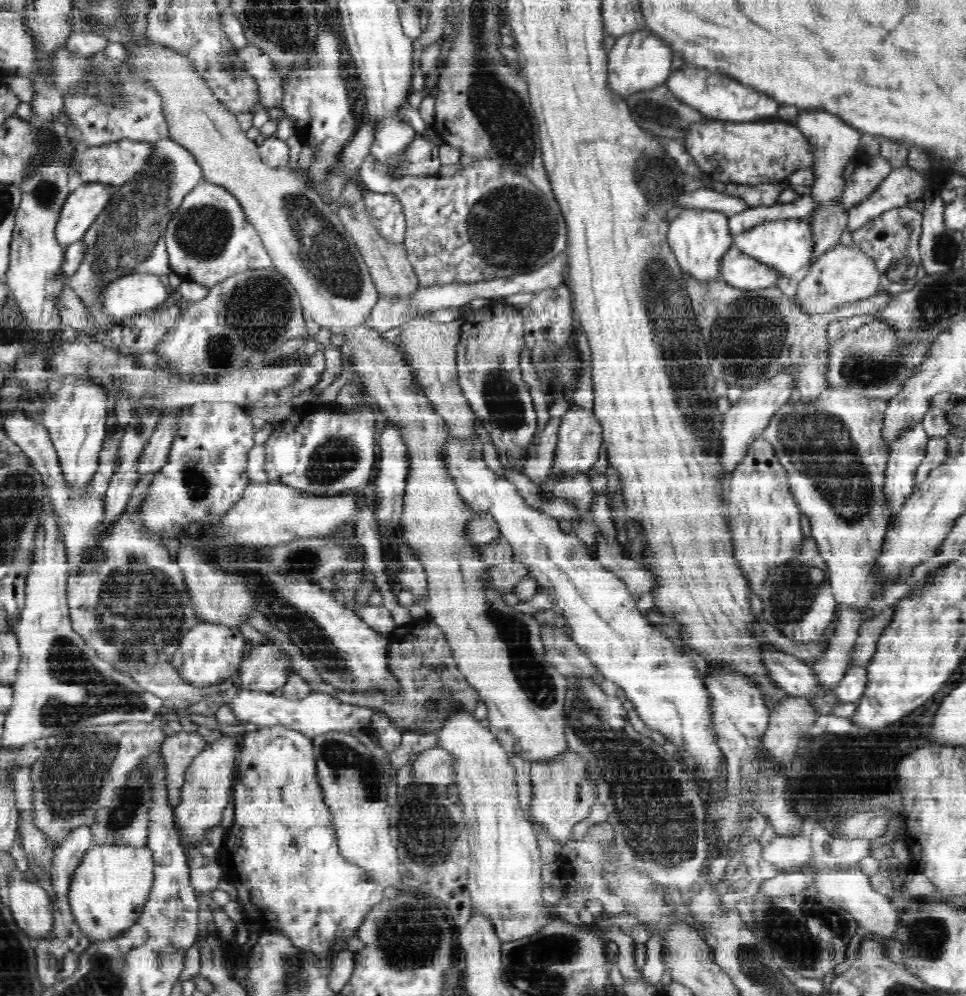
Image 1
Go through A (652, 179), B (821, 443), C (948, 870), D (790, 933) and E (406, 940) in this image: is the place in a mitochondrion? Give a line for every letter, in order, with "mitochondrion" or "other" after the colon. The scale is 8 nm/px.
A: mitochondrion
B: mitochondrion
C: other
D: mitochondrion
E: mitochondrion

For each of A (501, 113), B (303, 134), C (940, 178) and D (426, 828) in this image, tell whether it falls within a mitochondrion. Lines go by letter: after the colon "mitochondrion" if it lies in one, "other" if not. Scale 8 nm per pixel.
A: mitochondrion
B: other
C: other
D: mitochondrion

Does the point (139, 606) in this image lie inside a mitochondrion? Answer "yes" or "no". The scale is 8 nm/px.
yes

